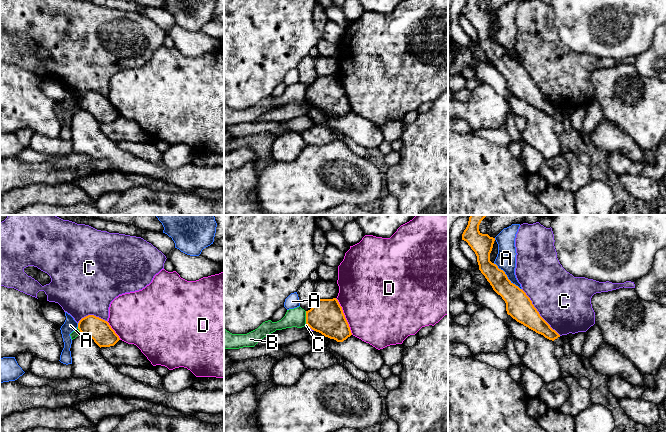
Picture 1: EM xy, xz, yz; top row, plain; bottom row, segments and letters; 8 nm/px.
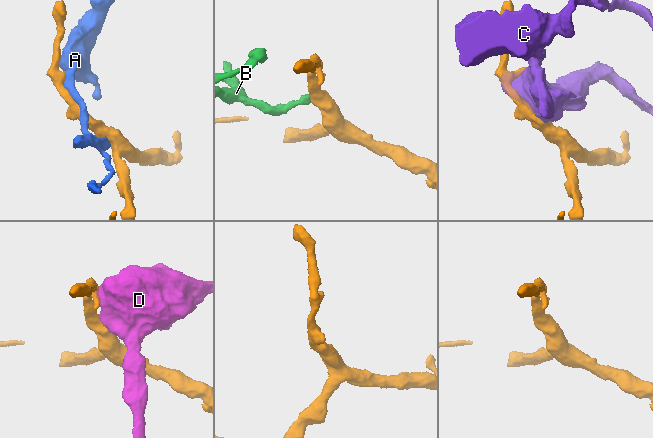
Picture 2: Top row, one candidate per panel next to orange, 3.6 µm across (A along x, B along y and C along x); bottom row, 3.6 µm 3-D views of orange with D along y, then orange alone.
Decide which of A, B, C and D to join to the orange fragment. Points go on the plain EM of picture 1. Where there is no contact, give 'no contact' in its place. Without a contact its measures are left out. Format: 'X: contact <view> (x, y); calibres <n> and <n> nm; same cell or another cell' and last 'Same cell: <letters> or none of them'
A: contact yz (506, 52); calibres 200 and 160 nm; another cell
B: contact xz (306, 94); calibres 280 and 150 nm; another cell
C: contact yz (538, 89); calibres 200 and 440 nm; another cell
D: contact xz (344, 92); calibres 280 and 500 nm; another cell
Same cell: none of them

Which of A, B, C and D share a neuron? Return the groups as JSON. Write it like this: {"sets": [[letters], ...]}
{"sets": [["A"], ["B"], ["C"], ["D"]]}

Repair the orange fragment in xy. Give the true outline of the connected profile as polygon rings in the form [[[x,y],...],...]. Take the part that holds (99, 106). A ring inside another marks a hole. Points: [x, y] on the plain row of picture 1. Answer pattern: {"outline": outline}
{"outline": [[[94,91],[82,94],[78,99],[78,105],[82,110],[92,114],[100,124],[114,122],[120,116],[107,97]]]}

